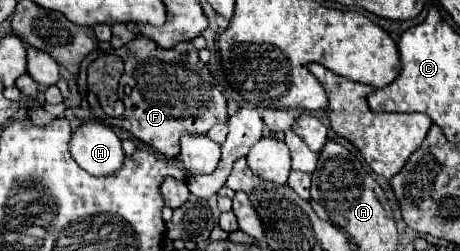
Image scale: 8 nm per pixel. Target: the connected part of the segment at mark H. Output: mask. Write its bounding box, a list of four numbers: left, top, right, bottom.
[70,123,124,175]

